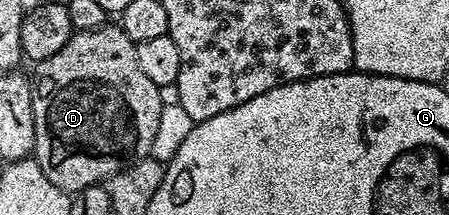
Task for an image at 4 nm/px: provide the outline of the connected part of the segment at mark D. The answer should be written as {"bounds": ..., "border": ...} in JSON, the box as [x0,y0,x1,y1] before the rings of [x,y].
{"bounds":[30,23,162,195],"border":[[[105,23],[97,29],[81,29],[73,32],[72,38],[55,55],[50,55],[50,59],[39,62],[35,66],[36,74],[31,74],[30,84],[32,86],[32,110],[34,111],[34,135],[36,136],[36,148],[34,150],[34,160],[40,164],[46,179],[54,183],[54,187],[61,189],[63,193],[69,195],[82,191],[91,185],[98,185],[107,182],[108,178],[120,173],[122,170],[133,165],[135,161],[143,161],[149,156],[154,143],[154,134],[158,131],[158,115],[162,115],[162,99],[160,98],[160,86],[150,83],[150,78],[142,72],[142,67],[138,67],[138,55],[136,54],[136,42],[126,35],[126,31],[116,23]]]}

